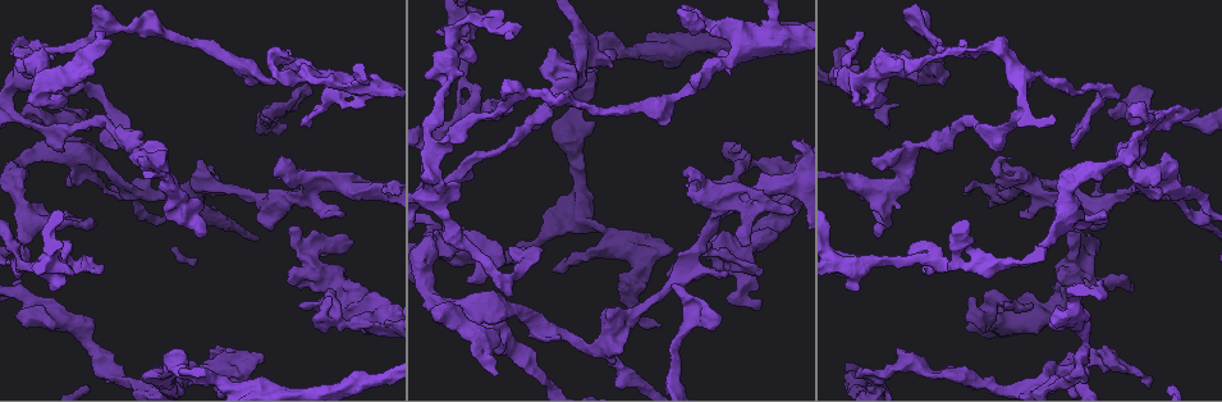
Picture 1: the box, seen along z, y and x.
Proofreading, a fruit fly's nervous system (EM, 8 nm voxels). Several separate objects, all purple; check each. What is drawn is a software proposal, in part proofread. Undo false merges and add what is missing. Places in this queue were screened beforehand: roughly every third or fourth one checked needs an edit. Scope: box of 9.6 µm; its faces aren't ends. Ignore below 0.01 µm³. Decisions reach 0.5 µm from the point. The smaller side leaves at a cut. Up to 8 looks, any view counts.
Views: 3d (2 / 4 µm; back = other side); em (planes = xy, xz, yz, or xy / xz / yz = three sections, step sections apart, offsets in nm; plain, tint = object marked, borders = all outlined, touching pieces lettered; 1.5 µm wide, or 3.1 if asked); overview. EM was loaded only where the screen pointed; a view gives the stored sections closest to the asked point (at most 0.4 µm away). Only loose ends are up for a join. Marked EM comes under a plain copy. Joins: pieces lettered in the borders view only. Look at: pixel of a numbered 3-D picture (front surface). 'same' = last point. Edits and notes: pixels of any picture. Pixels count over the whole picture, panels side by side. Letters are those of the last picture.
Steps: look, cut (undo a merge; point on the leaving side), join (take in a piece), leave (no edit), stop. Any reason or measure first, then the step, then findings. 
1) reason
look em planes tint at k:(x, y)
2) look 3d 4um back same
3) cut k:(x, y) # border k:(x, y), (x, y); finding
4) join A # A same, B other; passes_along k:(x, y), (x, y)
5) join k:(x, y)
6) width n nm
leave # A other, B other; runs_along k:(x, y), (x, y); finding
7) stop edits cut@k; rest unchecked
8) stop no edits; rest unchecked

free end
look em planes tint at 1:(203, 232)

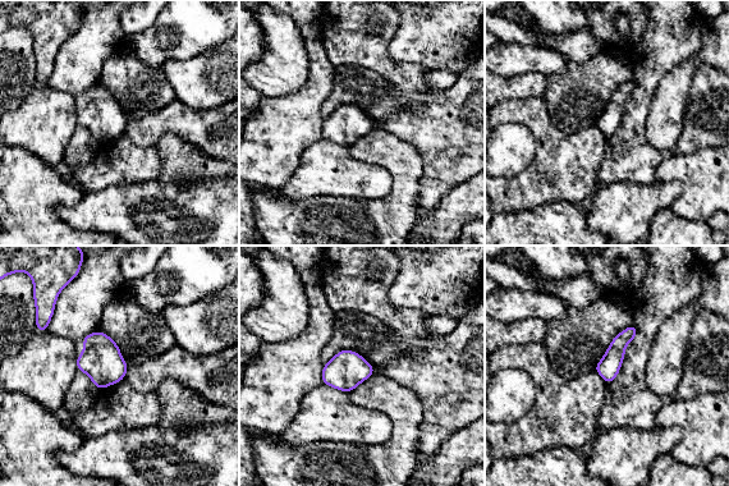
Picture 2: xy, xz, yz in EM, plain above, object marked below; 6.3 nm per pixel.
what lies round it
look em planes borders same

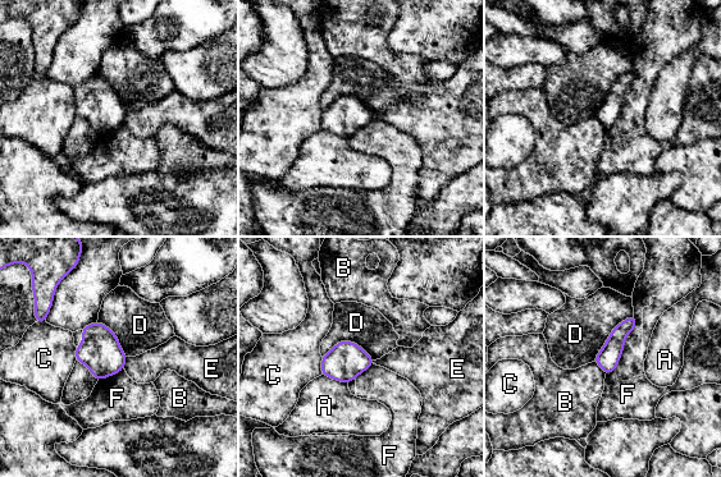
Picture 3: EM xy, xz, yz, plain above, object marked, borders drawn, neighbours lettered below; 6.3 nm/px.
longest_contact F 420 nm
leave # A other, B other, C other, D other, E other, F other; border 3:(633, 313), (611, 331), (593, 361); none of them fits

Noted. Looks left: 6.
branch stops here
look 3d 2um at 1:(55, 290)

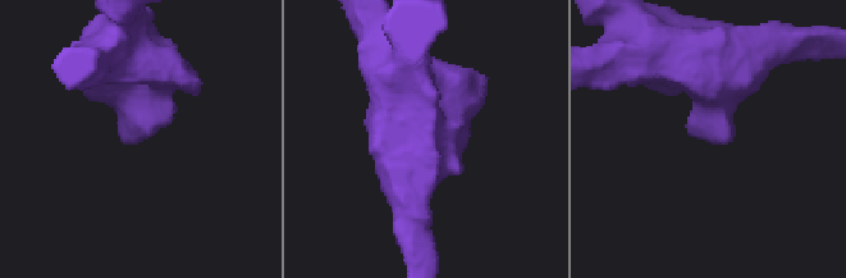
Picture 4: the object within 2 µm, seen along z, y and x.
now the EM
look em xy step 8 borders at 4:(703, 139)

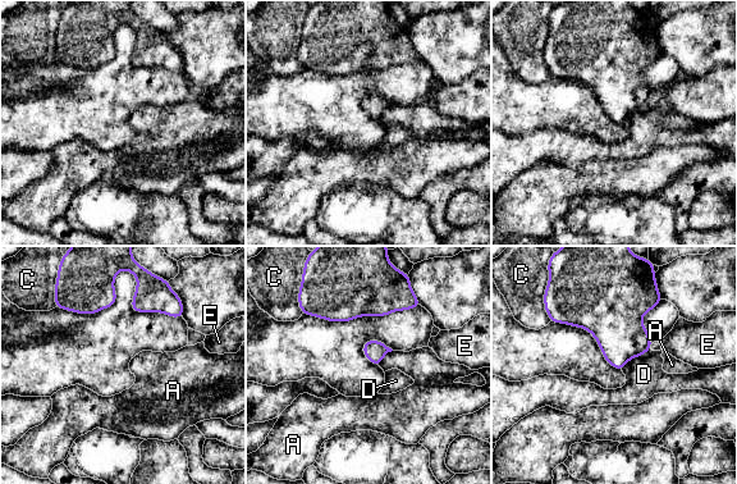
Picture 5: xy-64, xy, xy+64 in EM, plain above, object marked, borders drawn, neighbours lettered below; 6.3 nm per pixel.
another direction
look em planes borders same

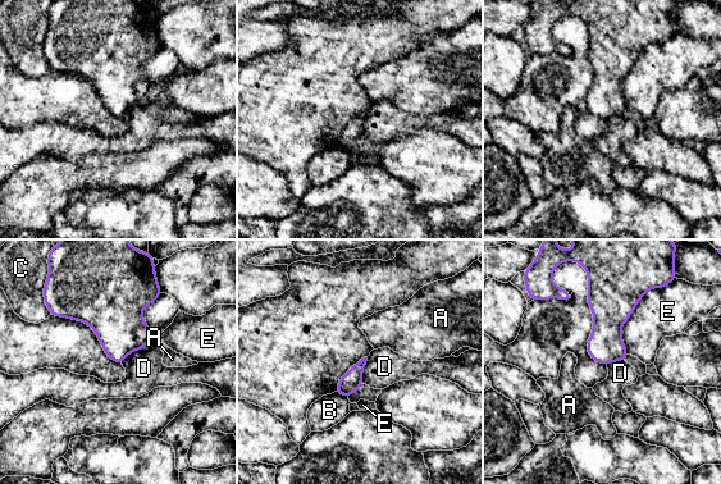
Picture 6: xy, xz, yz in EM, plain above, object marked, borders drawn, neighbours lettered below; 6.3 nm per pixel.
leave # A other, B other, C other, D other, E other; border 6:(150, 341), (121, 362); none of them fits

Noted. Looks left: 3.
look em xy step 8 tint at 1:(600, 231)

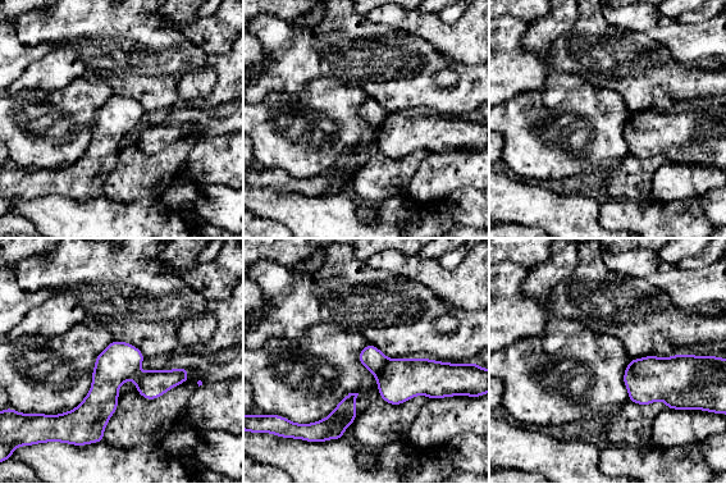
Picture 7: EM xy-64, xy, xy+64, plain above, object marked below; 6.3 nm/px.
look em planes borders same

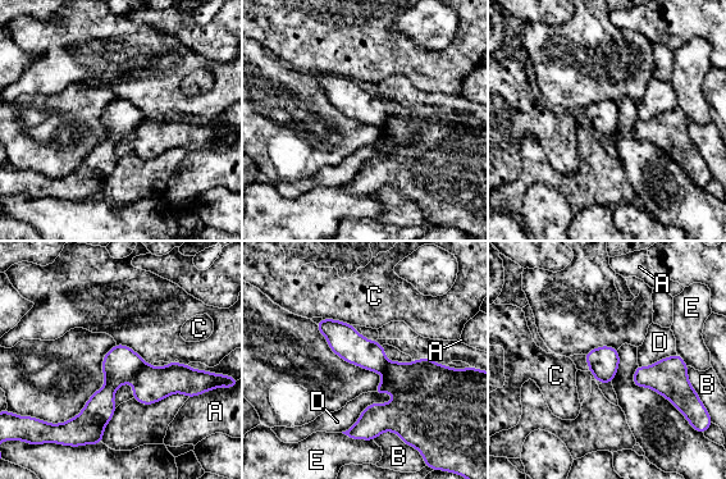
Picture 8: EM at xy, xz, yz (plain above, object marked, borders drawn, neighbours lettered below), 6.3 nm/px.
longest_contact D 420 nm
cut 8:(151, 384) # A other, B other, C other, D other, E other; border 8:(145, 363), (129, 382); a second neuron is stuck on

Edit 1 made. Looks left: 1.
look em planes borders at 1:(1127, 288)

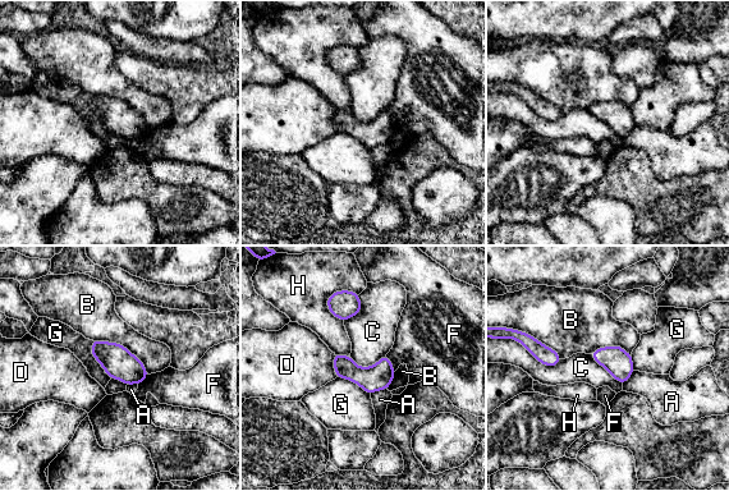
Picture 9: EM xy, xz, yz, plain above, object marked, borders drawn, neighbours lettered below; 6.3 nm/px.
longest_contact B 420 nm
leave # A other, B other, C other, D other, F other, G other, H other; none of them fits

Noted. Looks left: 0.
stop edits cut@8; rest unchecked

